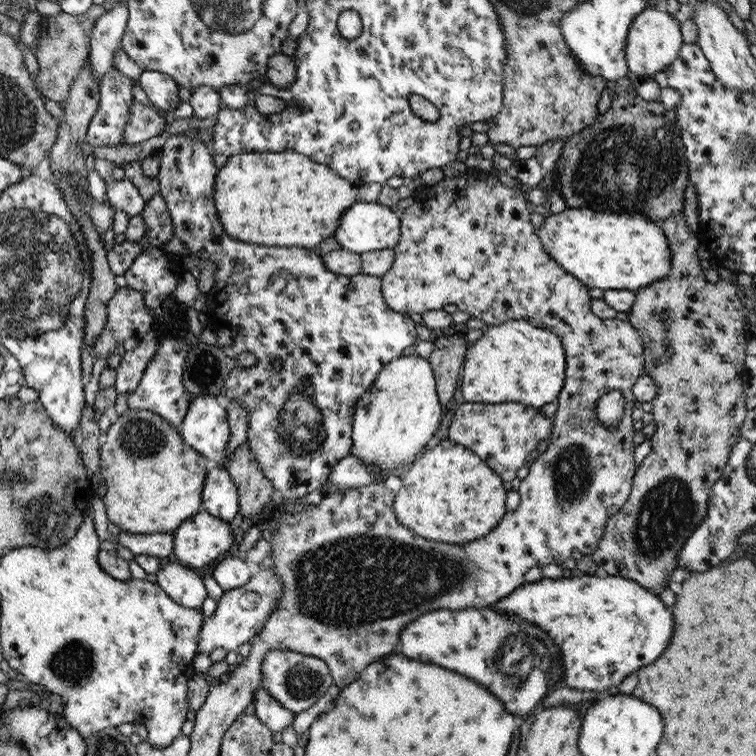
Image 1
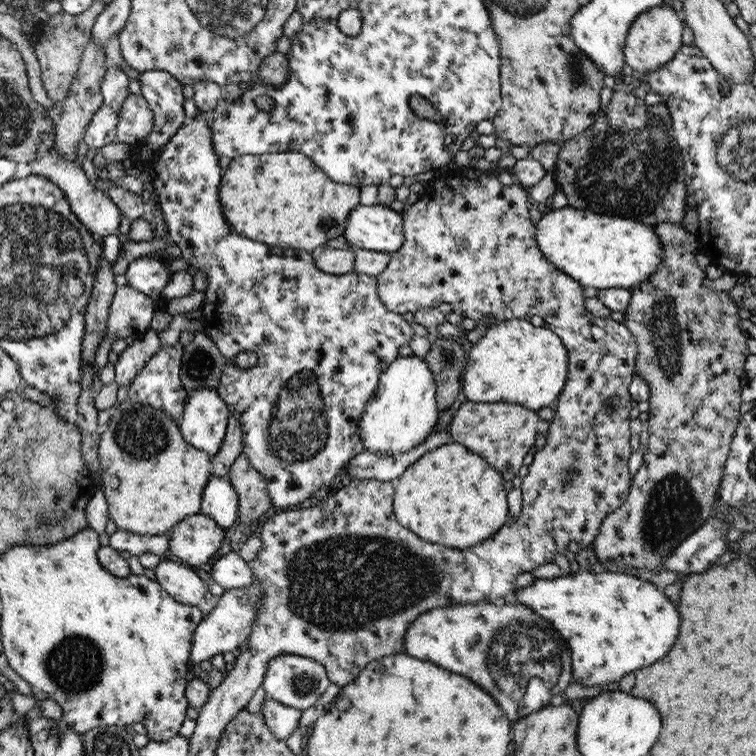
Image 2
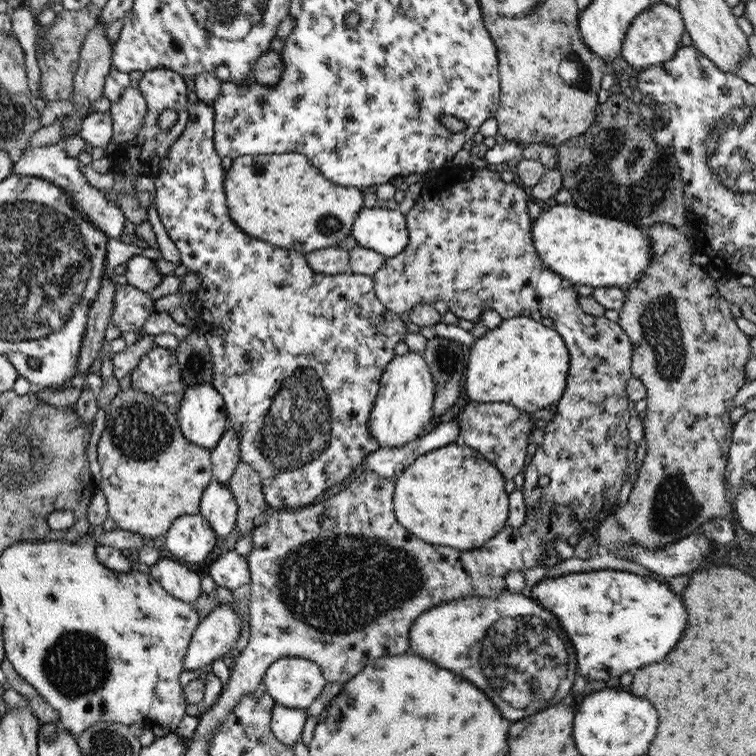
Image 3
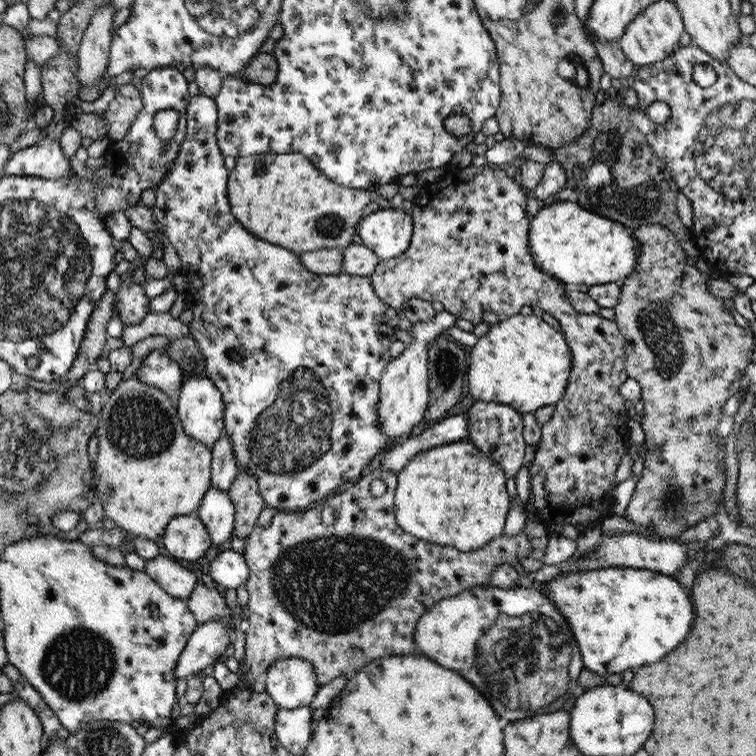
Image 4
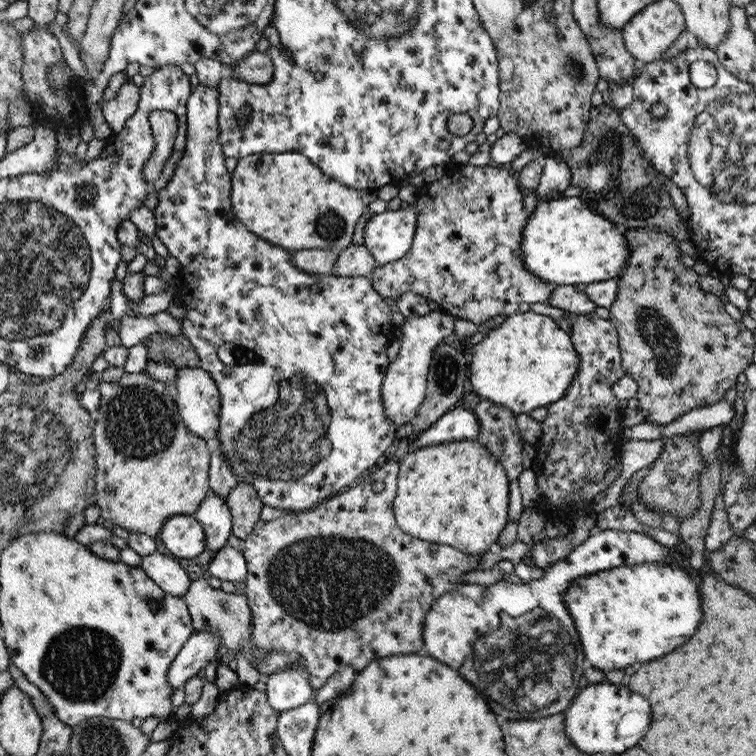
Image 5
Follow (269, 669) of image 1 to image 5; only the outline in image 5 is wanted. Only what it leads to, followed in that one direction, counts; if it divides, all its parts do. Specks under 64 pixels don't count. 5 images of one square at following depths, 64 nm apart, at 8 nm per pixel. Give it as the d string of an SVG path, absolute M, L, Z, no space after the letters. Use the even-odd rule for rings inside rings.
M306 664L270 675L265 693L270 706L278 714L302 706L315 698Z

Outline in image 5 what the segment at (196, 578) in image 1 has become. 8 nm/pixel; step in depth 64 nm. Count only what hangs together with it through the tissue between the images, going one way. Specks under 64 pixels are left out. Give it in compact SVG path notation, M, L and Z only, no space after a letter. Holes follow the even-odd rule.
M156 550L151 556L142 557L141 568L164 590L167 594L184 597L189 590L192 579L176 560L165 556Z

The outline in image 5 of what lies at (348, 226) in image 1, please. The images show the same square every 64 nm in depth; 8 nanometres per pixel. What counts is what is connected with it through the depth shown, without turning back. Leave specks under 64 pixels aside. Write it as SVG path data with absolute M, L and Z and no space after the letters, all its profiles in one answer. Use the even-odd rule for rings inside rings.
M389 210L373 214L364 228L364 246L370 250L376 267L404 258L416 232L416 211Z

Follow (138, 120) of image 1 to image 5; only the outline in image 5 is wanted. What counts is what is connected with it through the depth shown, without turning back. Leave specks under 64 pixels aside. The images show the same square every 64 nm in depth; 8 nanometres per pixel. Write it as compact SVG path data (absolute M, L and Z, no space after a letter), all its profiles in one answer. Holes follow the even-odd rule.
M131 81L121 87L116 98L104 101L102 114L113 133L122 131L124 124L139 110L140 90Z

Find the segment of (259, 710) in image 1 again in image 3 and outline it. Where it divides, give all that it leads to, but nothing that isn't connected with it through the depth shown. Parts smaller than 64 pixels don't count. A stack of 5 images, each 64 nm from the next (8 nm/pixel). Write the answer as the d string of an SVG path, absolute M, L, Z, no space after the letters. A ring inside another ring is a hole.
M272 704L270 726L275 737L288 747L302 741L302 728L308 719L306 709Z

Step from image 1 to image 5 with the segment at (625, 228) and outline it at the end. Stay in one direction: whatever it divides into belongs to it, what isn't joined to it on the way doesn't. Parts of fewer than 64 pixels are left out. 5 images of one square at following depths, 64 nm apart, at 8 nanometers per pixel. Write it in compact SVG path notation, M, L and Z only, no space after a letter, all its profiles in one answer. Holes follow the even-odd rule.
M579 197L541 199L529 214L522 233L520 258L526 270L557 286L620 278L630 257L628 240L615 223L590 210Z

